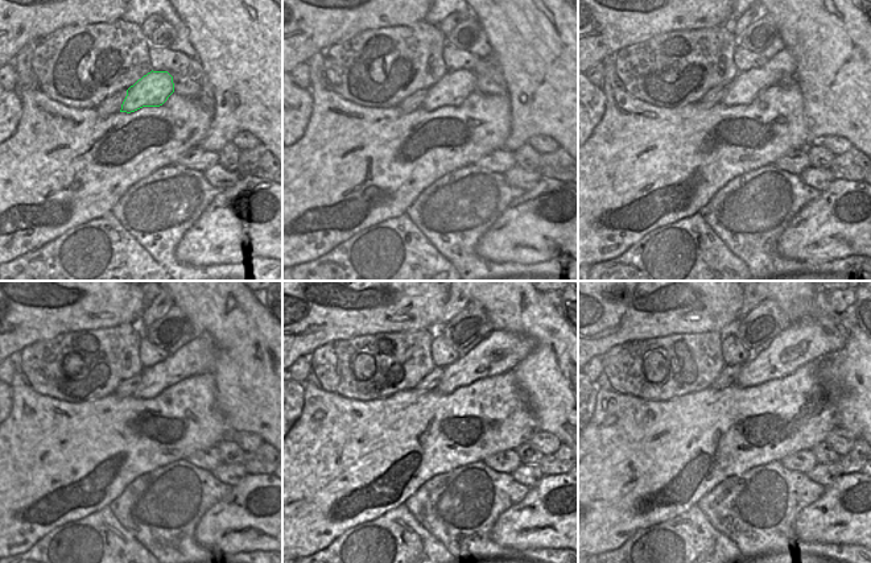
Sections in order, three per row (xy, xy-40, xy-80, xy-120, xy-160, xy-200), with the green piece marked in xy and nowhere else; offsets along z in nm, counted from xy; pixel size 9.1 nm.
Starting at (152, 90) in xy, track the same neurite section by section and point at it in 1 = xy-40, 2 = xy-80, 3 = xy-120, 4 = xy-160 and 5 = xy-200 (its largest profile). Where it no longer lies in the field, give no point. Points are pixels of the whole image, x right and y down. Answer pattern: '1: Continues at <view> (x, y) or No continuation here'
1: Continues at xy-40 (454, 86)
2: Continues at xy-80 (747, 85)
3: Continues at xy-120 (195, 357)
4: Continues at xy-160 (499, 352)
5: Continues at xy-200 (804, 342).

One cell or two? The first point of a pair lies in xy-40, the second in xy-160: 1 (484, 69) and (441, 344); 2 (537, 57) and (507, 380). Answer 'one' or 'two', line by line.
1: one
2: two

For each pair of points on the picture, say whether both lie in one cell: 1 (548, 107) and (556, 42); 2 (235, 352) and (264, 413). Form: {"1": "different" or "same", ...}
{"1": "same", "2": "same"}

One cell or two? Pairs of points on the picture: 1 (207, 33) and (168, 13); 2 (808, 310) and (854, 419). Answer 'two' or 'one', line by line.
1: two
2: one

